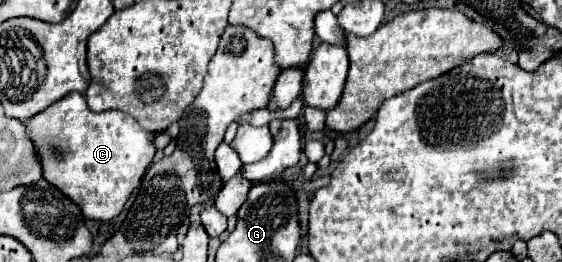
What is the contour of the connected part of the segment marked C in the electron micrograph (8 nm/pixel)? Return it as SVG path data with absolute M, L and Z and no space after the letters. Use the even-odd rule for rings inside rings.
M82 93L58 99L24 125L42 163L42 177L76 201L86 219L118 217L156 153L154 135L142 129L132 115L118 109L94 113Z

